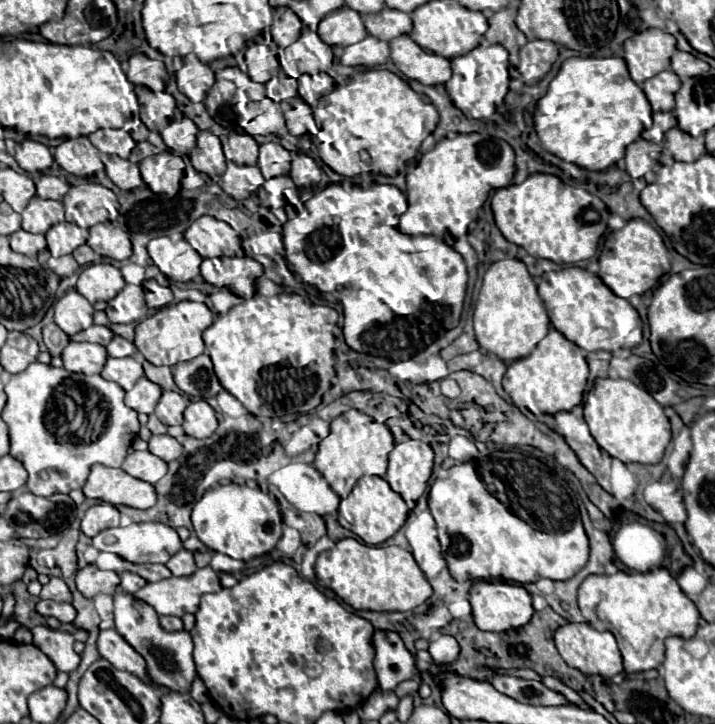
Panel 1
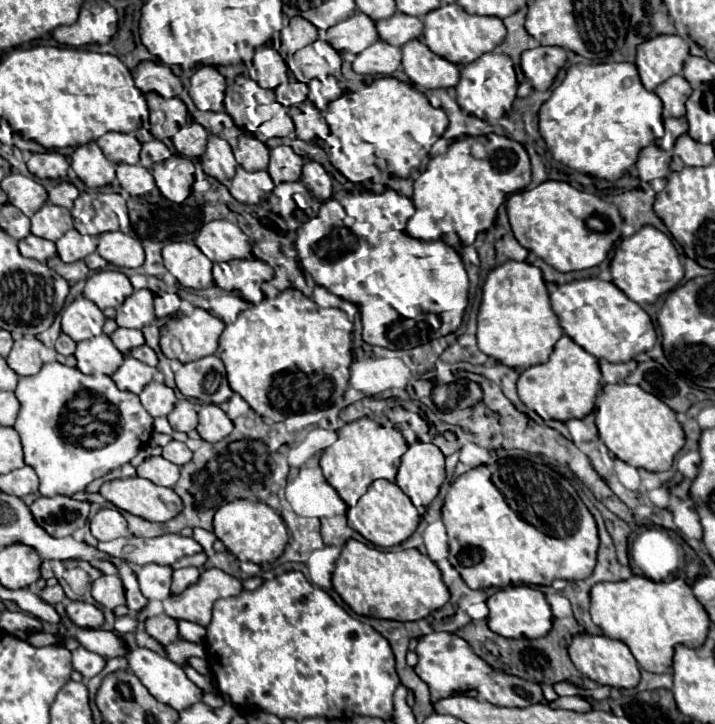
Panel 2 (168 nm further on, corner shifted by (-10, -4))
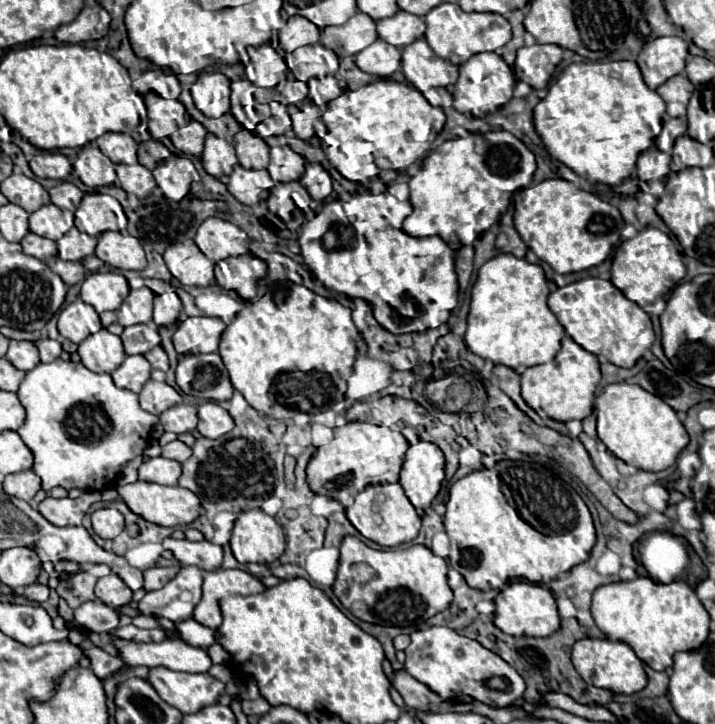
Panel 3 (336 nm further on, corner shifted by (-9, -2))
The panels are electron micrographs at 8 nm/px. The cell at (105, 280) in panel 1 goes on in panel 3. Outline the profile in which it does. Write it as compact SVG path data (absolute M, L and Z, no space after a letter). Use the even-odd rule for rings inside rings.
M93 272L81 284L81 300L91 304L99 314L117 310L129 294L129 284L119 272Z

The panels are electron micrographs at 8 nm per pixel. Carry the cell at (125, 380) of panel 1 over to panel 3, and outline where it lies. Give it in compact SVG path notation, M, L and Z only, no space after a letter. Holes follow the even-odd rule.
M127 356L127 360L111 376L115 386L139 394L143 384L151 378L151 364L145 360L145 356Z

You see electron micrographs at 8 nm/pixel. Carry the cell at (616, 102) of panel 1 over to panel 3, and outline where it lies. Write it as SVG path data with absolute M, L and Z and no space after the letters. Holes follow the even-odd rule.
M583 61L567 66L553 86L547 90L547 96L535 106L533 122L535 130L541 136L547 152L571 168L575 174L589 182L599 184L621 184L635 170L635 162L641 152L645 152L661 132L661 118L665 114L665 102L659 94L643 82L639 66L633 61Z

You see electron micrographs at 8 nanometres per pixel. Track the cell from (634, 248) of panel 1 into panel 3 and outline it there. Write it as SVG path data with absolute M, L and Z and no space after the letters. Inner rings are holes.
M645 228L635 238L621 242L615 250L613 266L611 266L611 282L633 302L639 306L653 304L657 298L667 296L679 280L685 278L685 264L675 246L675 242L657 228Z

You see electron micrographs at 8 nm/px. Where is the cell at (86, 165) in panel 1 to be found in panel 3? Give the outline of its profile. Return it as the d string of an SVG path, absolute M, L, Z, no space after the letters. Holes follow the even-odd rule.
M95 142L81 148L73 168L75 168L77 176L81 178L81 182L89 188L111 186L117 178L115 164L105 154L101 154L101 150Z

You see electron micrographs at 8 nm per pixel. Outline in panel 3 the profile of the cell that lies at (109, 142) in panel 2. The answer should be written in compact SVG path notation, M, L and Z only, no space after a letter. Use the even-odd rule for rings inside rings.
M103 134L97 140L101 152L115 164L135 164L137 162L137 142L129 134Z

